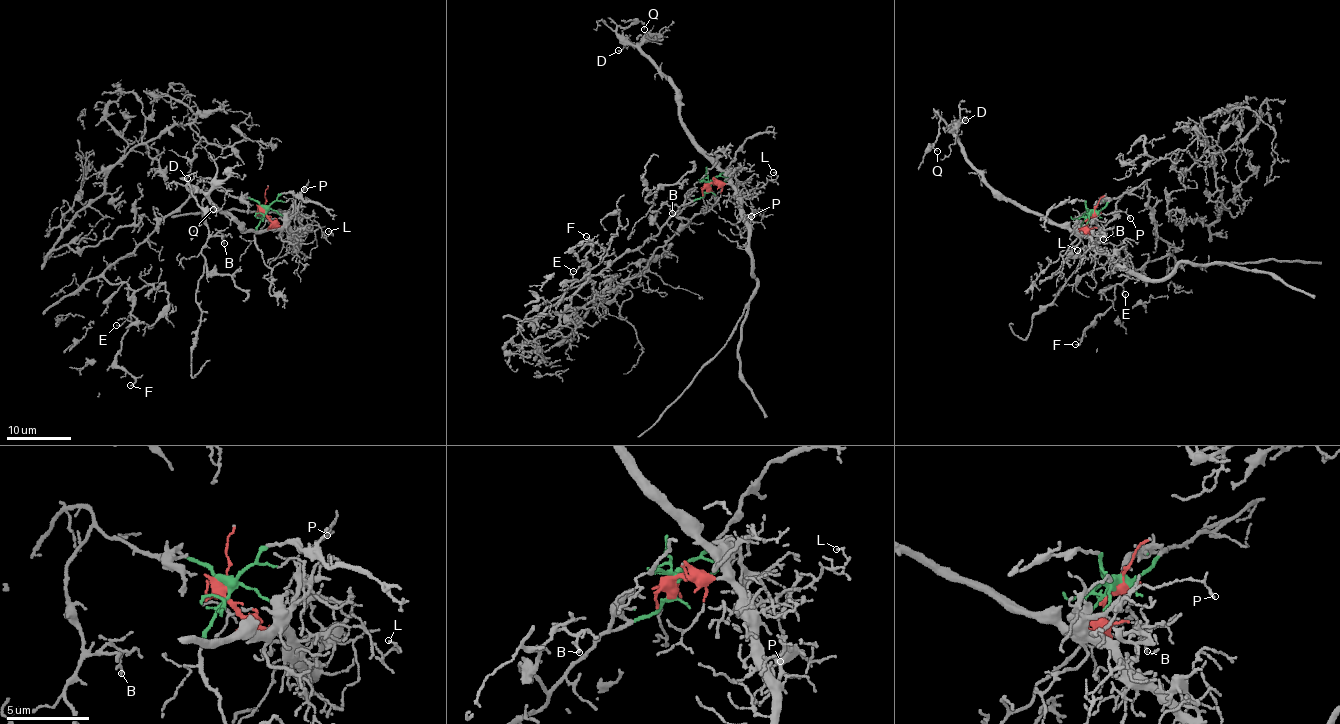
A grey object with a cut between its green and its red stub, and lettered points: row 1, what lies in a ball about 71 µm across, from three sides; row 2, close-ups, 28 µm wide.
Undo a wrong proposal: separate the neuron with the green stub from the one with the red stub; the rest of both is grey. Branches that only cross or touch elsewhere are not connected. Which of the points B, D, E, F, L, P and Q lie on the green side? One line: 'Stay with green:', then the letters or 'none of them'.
Stay with green: B, E, F

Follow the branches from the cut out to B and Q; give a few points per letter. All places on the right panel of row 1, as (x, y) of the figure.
B: (1092, 214), (1110, 199), (1134, 189), (1120, 196), (1115, 204), (1115, 213), (1099, 226), (1104, 239)
Q: (1092, 213), (1088, 228), (1077, 233), (1048, 223), (1041, 215), (996, 193), (942, 121), (931, 147), (938, 150)

